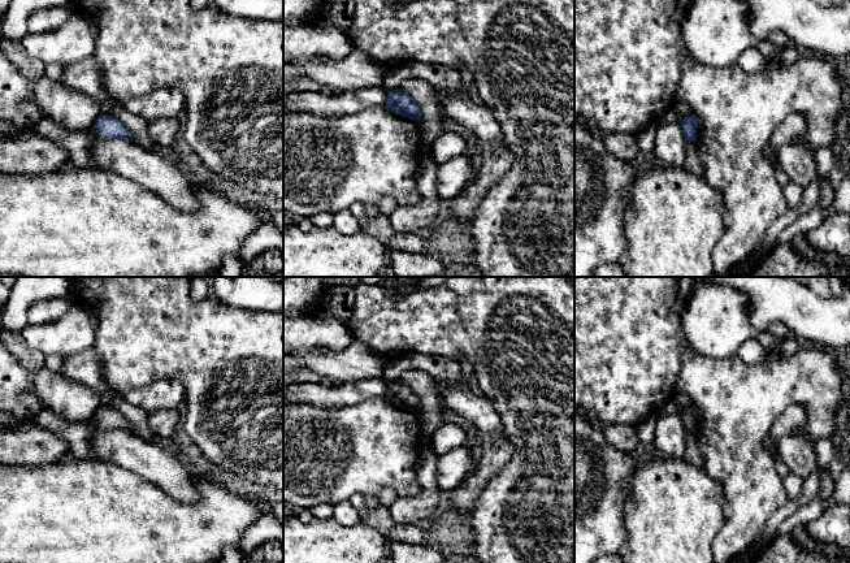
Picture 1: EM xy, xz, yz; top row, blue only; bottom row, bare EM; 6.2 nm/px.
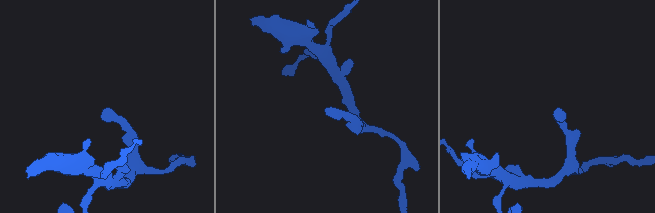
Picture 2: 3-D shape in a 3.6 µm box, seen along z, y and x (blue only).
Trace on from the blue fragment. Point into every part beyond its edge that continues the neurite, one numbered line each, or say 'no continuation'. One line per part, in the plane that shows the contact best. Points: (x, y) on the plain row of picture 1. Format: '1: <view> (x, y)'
no continuation

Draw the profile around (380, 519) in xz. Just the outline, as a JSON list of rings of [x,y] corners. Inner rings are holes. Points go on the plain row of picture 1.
[[[380,504],[374,510],[368,510],[363,515],[363,520],[364,520],[364,523],[367,523],[369,527],[376,529],[378,533],[381,533],[386,538],[390,537],[390,534],[396,524],[390,514],[389,507],[385,504]]]

